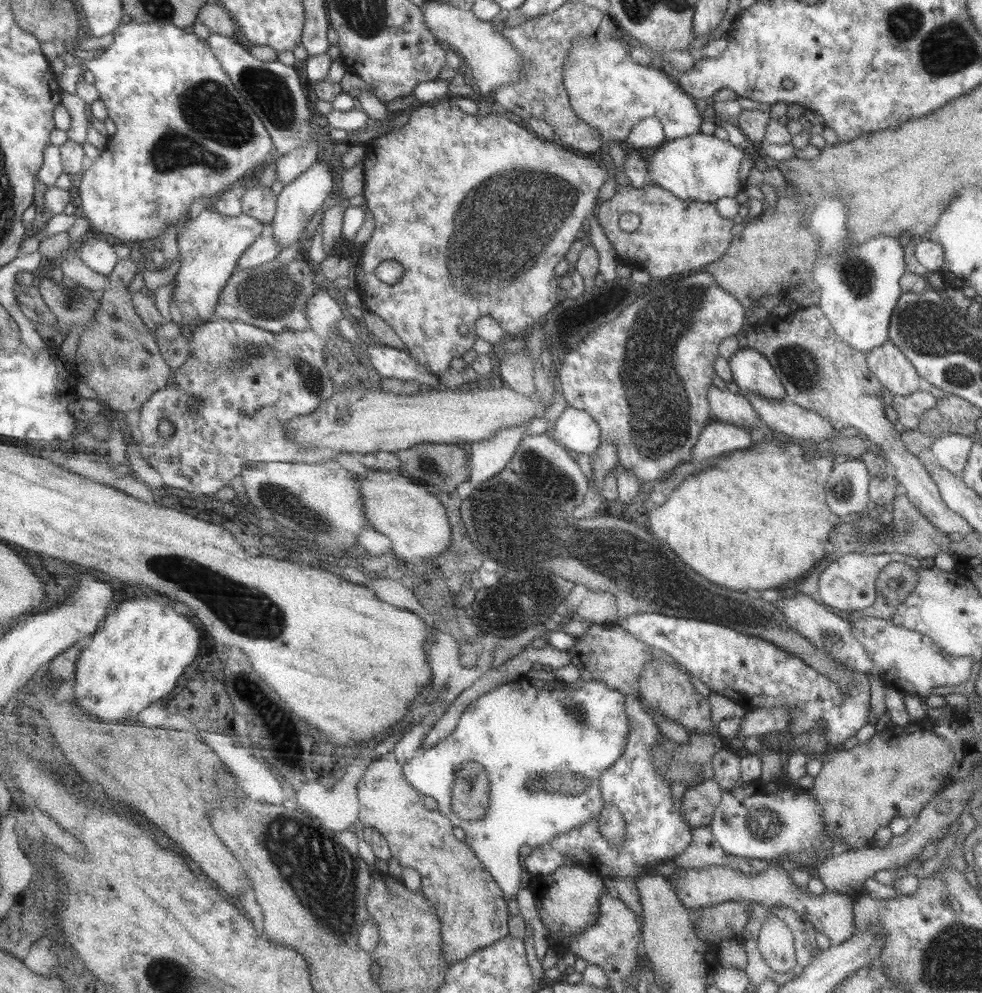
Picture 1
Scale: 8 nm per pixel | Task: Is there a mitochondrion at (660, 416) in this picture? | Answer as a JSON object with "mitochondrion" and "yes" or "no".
{"mitochondrion":"yes"}

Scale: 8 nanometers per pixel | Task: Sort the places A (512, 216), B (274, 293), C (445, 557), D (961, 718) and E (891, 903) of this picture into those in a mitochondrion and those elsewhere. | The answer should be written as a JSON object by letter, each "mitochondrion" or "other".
{"A":"mitochondrion","B":"mitochondrion","C":"other","D":"other","E":"other"}

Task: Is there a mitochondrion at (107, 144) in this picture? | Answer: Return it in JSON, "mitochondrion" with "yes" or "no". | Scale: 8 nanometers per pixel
{"mitochondrion":"no"}

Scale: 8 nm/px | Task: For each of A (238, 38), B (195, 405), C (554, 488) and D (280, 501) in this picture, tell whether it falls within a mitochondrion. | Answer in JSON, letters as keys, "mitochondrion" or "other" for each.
{"A":"other","B":"mitochondrion","C":"mitochondrion","D":"mitochondrion"}

